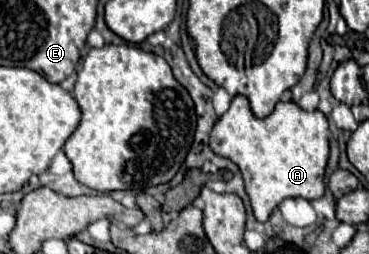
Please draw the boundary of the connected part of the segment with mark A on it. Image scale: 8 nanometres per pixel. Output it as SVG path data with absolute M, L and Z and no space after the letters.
M234 96L228 112L214 124L212 134L210 134L210 148L228 160L232 160L244 178L246 194L250 198L252 212L258 222L266 222L270 212L284 200L284 198L306 198L306 200L316 200L322 198L324 194L324 168L328 160L328 120L320 110L306 112L294 102L278 102L276 110L264 118L258 120L250 112L250 104L244 96Z

